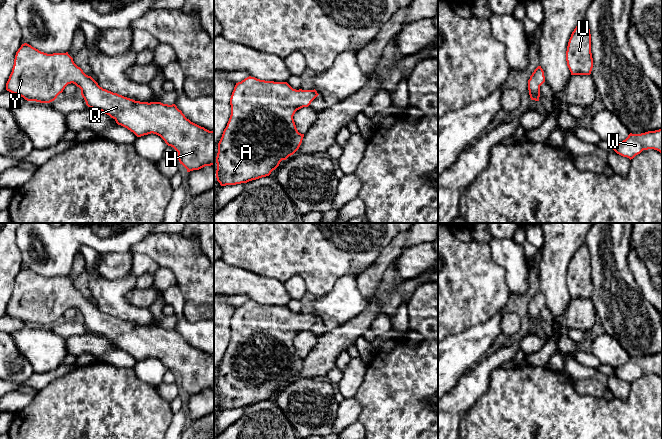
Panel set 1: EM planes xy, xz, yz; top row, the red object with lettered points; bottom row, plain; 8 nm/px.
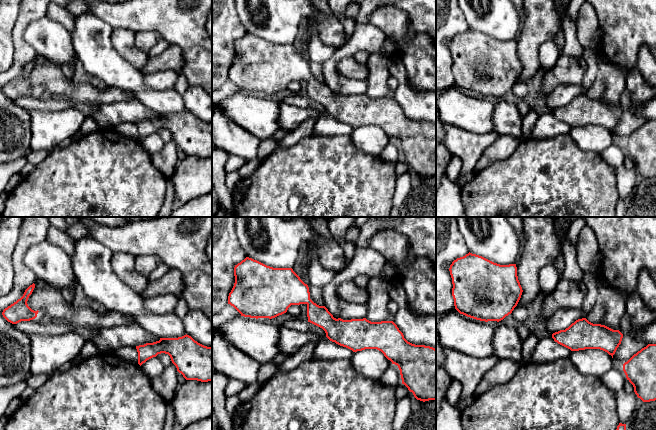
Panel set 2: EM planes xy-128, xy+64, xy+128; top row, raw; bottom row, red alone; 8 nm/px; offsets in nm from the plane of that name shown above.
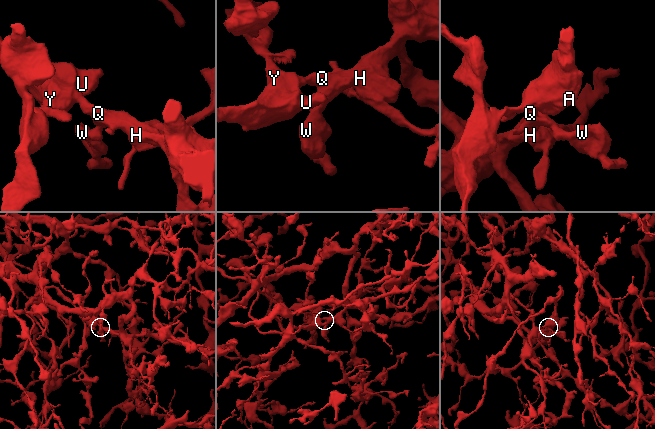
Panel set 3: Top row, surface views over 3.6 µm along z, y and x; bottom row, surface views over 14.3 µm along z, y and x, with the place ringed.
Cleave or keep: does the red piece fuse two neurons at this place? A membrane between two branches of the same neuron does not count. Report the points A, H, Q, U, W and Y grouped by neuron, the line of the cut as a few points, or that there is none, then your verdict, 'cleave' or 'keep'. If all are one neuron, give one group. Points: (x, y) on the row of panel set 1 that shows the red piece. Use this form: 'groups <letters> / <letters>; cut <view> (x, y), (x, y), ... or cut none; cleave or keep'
groups A H Q U W Y; cut none; keep

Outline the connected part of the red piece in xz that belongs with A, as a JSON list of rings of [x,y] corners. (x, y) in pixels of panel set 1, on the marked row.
[[[247,77],[236,83],[230,98],[231,115],[218,143],[216,178],[221,186],[247,183],[269,176],[282,160],[300,147],[304,134],[298,132],[293,116],[318,96],[314,90],[296,90],[287,82]]]

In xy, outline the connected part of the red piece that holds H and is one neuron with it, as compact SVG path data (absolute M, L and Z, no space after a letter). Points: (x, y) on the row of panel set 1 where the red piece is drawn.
M27 43L22 44L16 52L6 90L27 101L50 103L71 83L81 89L81 95L89 108L109 115L118 125L127 128L137 137L151 133L160 136L168 146L178 152L178 160L187 172L214 165L214 131L191 122L175 104L135 101L103 89L74 63L68 52L47 54Z

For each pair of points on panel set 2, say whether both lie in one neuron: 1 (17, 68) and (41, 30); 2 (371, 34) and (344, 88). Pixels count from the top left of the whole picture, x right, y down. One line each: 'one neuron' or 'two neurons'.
1: two neurons
2: one neuron

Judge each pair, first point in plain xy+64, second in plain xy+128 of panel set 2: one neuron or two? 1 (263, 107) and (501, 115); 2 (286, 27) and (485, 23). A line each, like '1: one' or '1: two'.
1: two
2: one

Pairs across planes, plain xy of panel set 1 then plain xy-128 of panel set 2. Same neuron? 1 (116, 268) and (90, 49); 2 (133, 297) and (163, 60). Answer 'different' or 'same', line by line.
1: different
2: same

